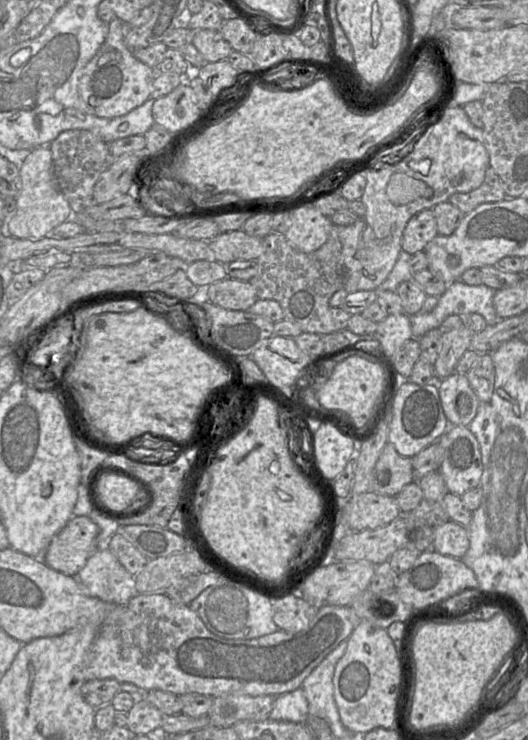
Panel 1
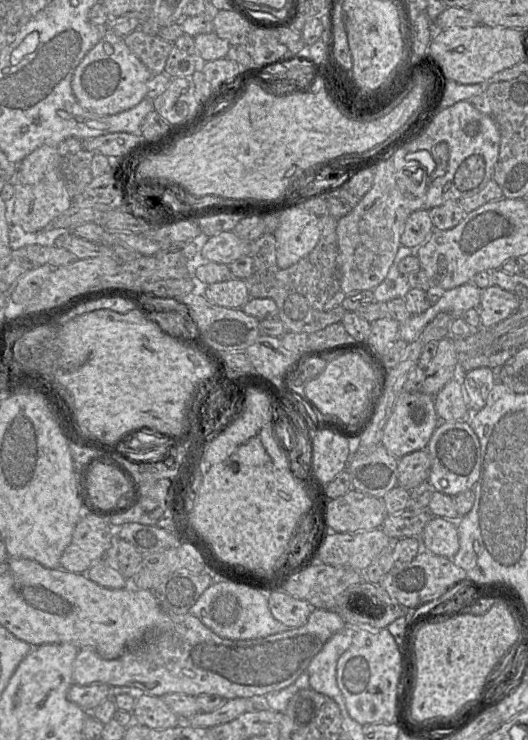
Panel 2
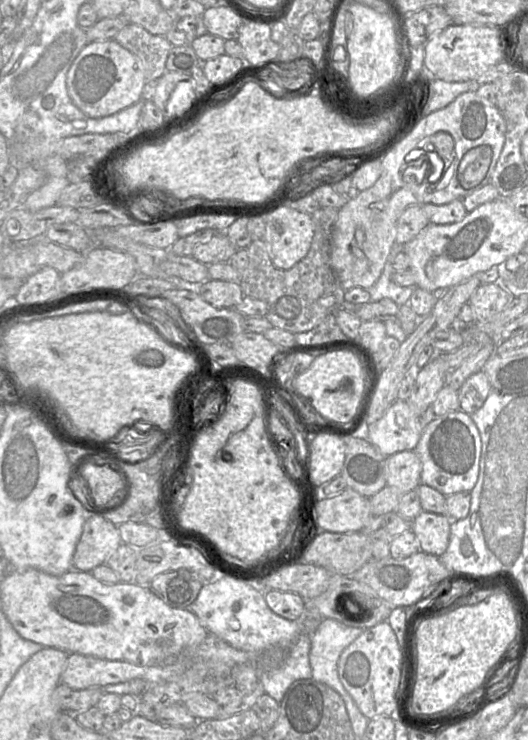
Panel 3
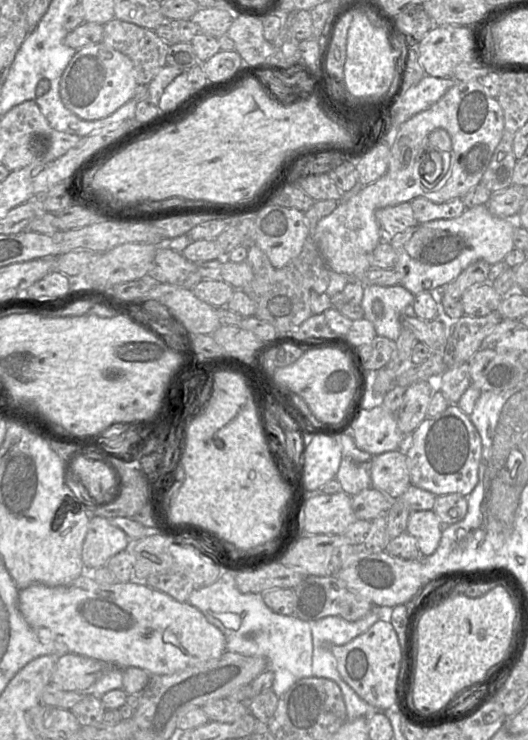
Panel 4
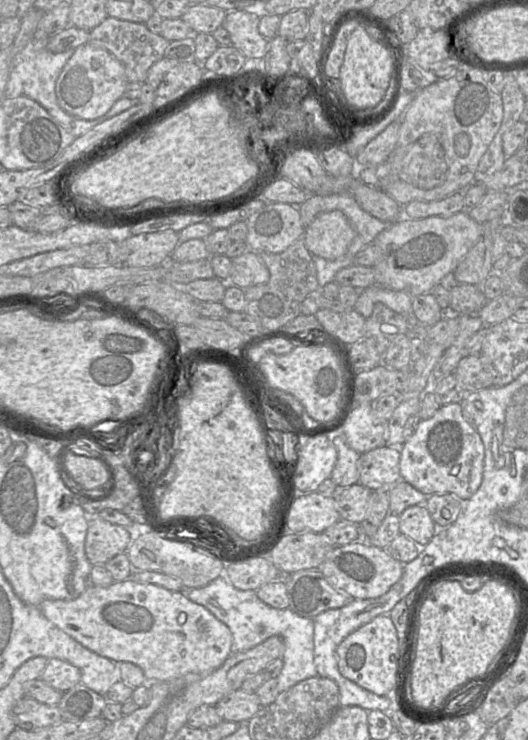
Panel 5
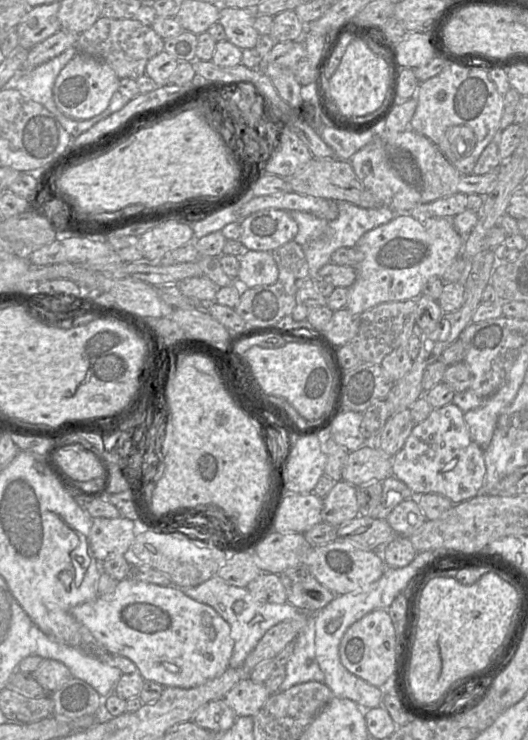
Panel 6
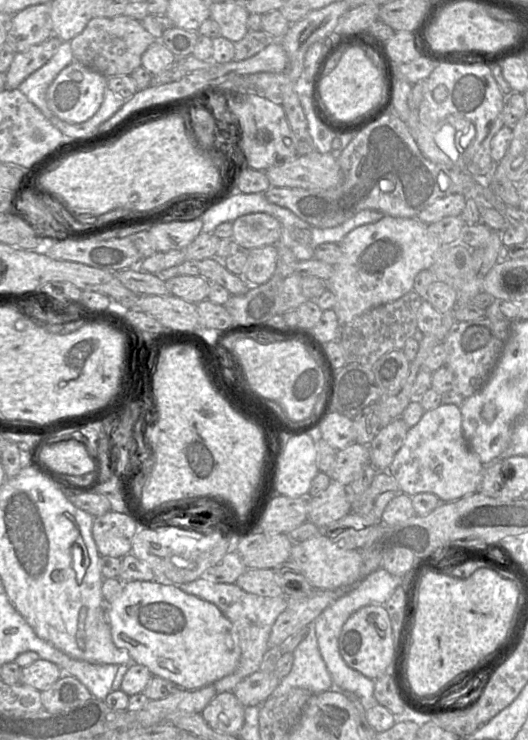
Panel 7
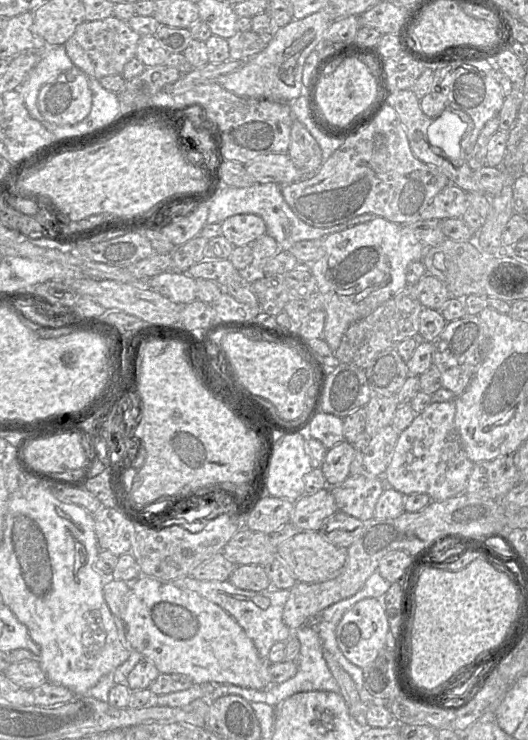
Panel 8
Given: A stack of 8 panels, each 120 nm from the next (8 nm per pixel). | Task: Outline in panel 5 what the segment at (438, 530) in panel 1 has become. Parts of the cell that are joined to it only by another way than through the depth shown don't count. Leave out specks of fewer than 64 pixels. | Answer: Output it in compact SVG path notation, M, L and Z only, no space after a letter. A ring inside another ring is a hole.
M424 504L408 507L399 516L401 534L424 547L437 533L438 527L432 520Z

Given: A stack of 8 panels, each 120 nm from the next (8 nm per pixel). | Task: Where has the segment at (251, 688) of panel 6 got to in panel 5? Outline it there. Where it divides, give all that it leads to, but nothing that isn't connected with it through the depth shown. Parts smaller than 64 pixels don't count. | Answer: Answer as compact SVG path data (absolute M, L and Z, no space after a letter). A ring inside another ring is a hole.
M238 689L222 698L215 708L224 721L246 723L260 710L261 704L255 693Z

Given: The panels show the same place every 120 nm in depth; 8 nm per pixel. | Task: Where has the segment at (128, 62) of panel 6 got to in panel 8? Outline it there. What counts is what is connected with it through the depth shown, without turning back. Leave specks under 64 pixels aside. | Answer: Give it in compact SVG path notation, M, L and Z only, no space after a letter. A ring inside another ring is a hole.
M112 15L95 21L84 21L65 43L68 56L74 66L87 76L100 79L104 76L122 74L124 66L136 57L136 50L141 35L135 32L127 23Z

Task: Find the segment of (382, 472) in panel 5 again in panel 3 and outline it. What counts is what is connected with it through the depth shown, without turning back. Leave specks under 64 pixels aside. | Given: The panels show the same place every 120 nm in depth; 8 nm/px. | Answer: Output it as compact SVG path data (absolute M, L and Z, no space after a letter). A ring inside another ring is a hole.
M414 450L395 453L385 460L385 477L388 486L397 488L401 493L416 489L421 484L422 464Z

